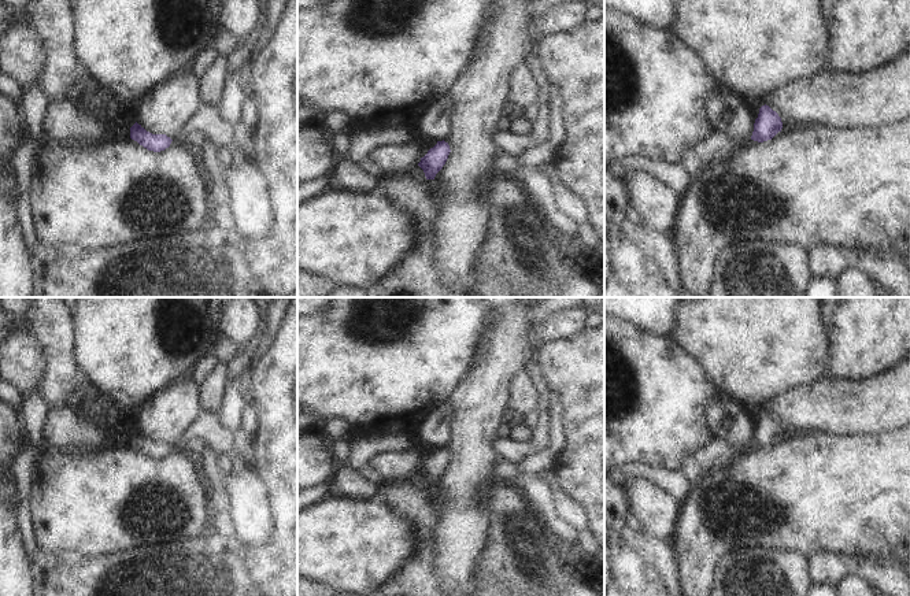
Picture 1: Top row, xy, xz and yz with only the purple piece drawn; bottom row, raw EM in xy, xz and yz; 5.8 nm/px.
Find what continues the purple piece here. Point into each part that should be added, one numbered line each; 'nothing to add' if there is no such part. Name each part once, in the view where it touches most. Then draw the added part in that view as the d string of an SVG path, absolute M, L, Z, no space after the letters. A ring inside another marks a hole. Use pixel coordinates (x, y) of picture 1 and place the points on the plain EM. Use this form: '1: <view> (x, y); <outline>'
nothing to add

